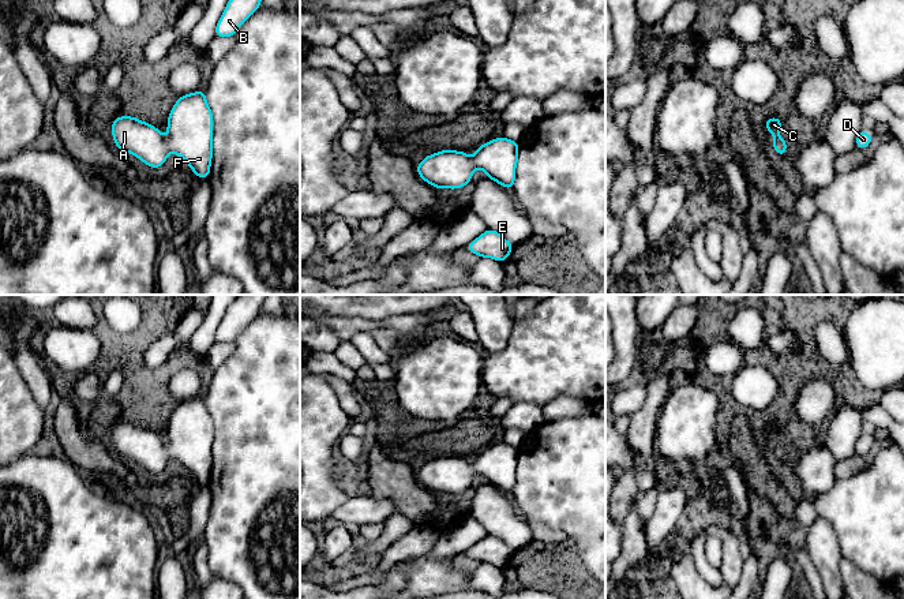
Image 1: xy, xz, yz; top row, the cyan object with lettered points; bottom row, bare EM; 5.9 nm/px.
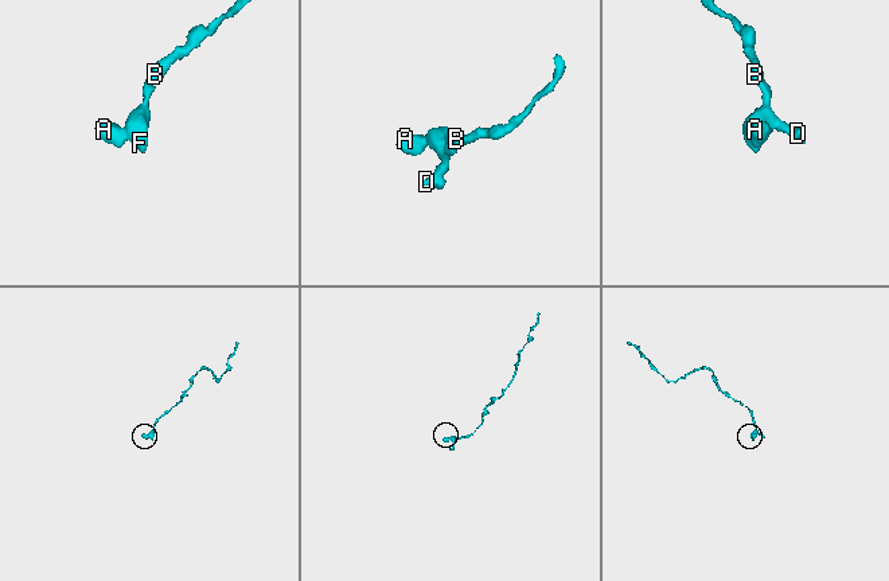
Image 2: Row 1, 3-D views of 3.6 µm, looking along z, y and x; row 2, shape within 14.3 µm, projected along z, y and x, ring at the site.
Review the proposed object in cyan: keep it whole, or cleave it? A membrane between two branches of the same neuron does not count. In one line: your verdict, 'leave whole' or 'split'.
leave whole

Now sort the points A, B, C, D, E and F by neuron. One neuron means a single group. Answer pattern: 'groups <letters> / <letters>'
groups A B C D E F

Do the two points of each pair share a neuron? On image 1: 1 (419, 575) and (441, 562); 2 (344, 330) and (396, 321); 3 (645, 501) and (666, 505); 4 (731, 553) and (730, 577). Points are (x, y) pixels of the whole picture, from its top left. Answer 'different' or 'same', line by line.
1: same
2: same
3: different
4: same

